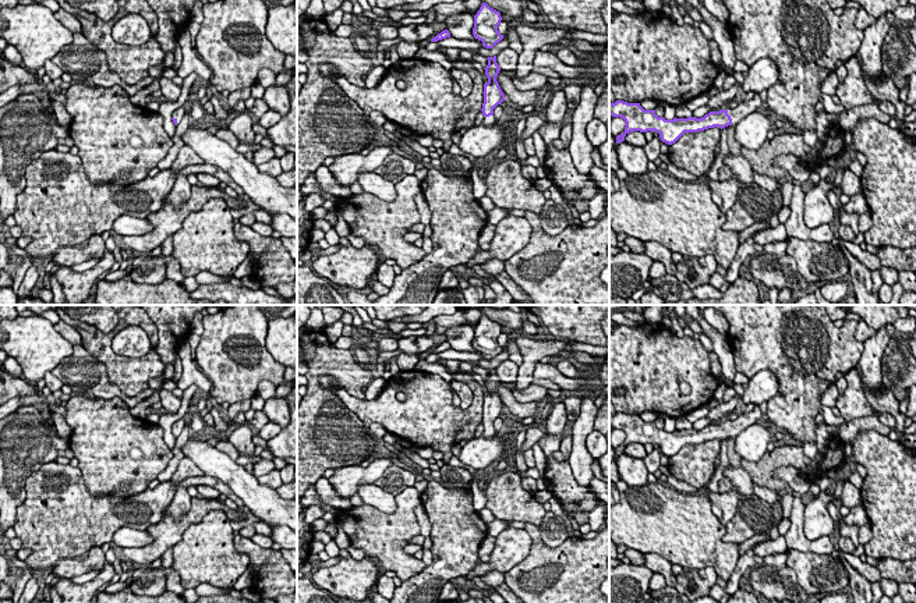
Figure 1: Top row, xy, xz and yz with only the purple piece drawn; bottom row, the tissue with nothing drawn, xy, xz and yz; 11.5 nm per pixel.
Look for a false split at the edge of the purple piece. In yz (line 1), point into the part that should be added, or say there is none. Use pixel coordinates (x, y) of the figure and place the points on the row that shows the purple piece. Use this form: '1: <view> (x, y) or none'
1: yz (743, 109)

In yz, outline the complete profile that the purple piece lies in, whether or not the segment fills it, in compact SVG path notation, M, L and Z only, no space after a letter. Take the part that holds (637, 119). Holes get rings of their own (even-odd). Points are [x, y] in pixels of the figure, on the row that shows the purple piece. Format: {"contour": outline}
{"contour": "M758 93L750 100L739 103L736 107L728 107L726 110L710 111L701 118L687 117L687 118L673 118L665 120L658 117L655 110L644 110L640 103L627 103L623 100L616 100L609 103L609 114L612 117L620 117L625 120L625 132L616 136L616 143L625 141L629 132L658 132L662 142L672 145L685 132L699 132L708 128L725 128L728 125L736 125L742 118L753 111L764 109L765 104Z"}

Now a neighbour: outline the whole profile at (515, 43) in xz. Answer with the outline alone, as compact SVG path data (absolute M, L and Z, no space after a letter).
M501 14L502 19L505 19L509 25L507 32L506 32L506 38L509 39L509 47L513 49L516 53L521 53L523 52L523 45L516 33L516 31L510 26L512 22L512 17L506 15L506 14Z

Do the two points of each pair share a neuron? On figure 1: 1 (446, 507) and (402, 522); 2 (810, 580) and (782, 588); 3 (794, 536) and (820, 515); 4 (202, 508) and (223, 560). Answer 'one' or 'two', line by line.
1: two
2: two
3: two
4: two

